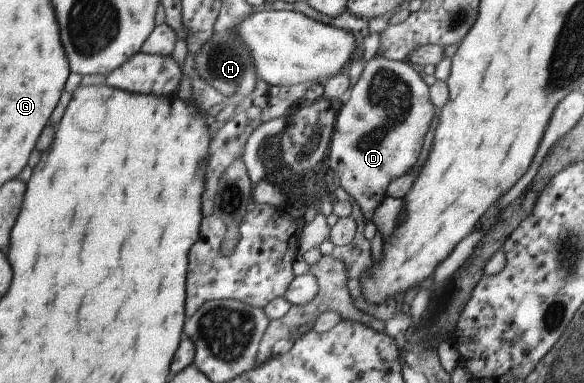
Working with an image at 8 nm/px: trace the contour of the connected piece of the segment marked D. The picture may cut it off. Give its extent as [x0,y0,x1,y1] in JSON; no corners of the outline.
[326,54,437,220]

